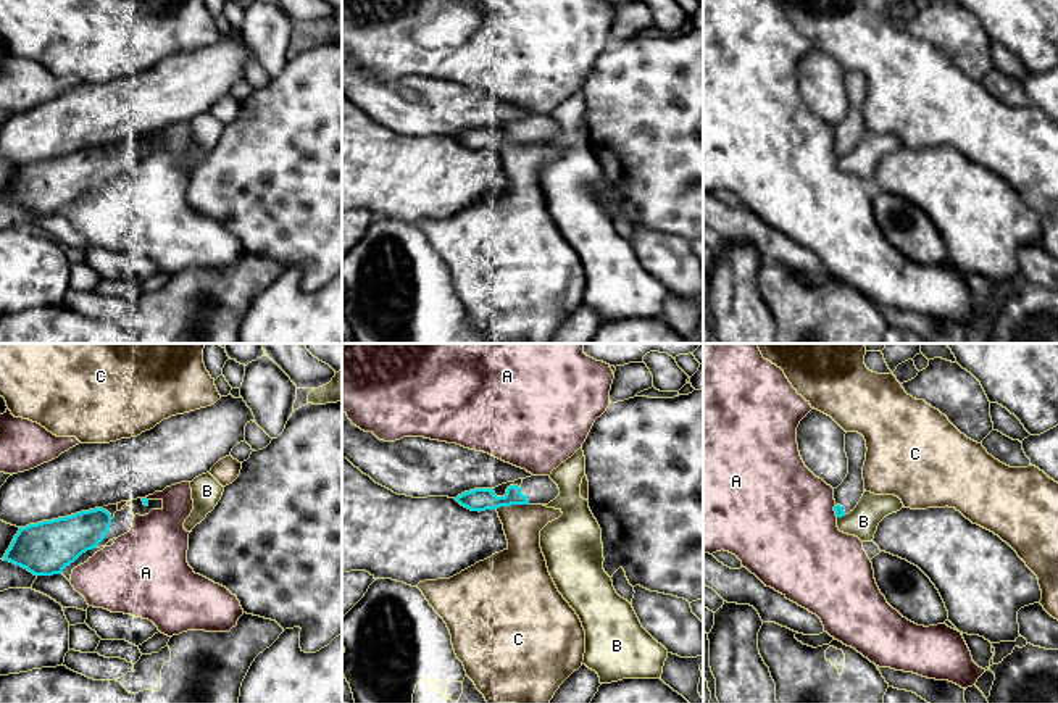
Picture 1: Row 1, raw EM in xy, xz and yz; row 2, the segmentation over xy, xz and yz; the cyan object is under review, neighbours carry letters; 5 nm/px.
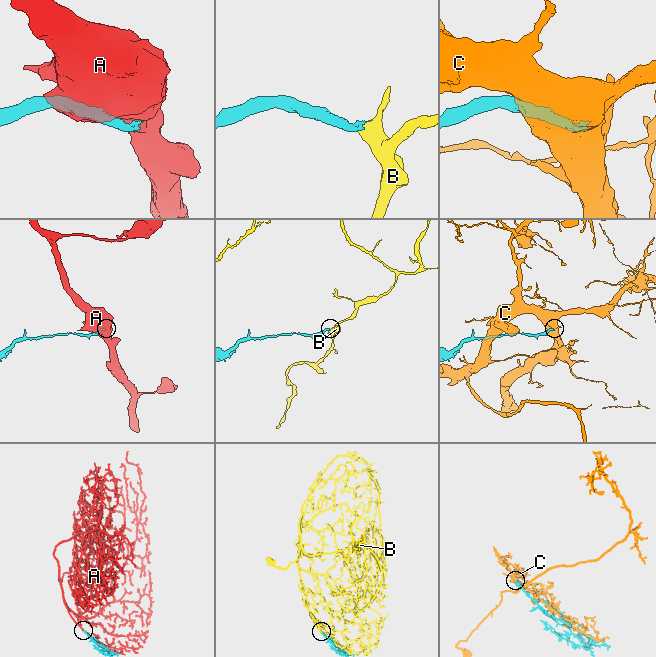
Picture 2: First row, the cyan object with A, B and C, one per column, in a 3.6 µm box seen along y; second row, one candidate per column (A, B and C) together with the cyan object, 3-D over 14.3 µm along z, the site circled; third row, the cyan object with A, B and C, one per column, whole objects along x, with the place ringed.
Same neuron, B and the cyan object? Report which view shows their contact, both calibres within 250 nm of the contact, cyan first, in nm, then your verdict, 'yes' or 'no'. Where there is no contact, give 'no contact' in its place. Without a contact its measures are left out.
meets cyan in yz; 50 nm thick on the cyan side, 150 nm on the other; no

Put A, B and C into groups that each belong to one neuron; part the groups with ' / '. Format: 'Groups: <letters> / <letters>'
Groups: A / B / C

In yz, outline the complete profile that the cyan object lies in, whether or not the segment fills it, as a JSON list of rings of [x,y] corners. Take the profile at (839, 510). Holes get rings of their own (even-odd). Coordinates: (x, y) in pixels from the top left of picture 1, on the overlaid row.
[[[858,432],[845,434],[845,453],[848,458],[848,474],[843,482],[834,489],[835,516],[842,518],[853,511],[864,493],[863,466],[866,461],[866,440]]]

